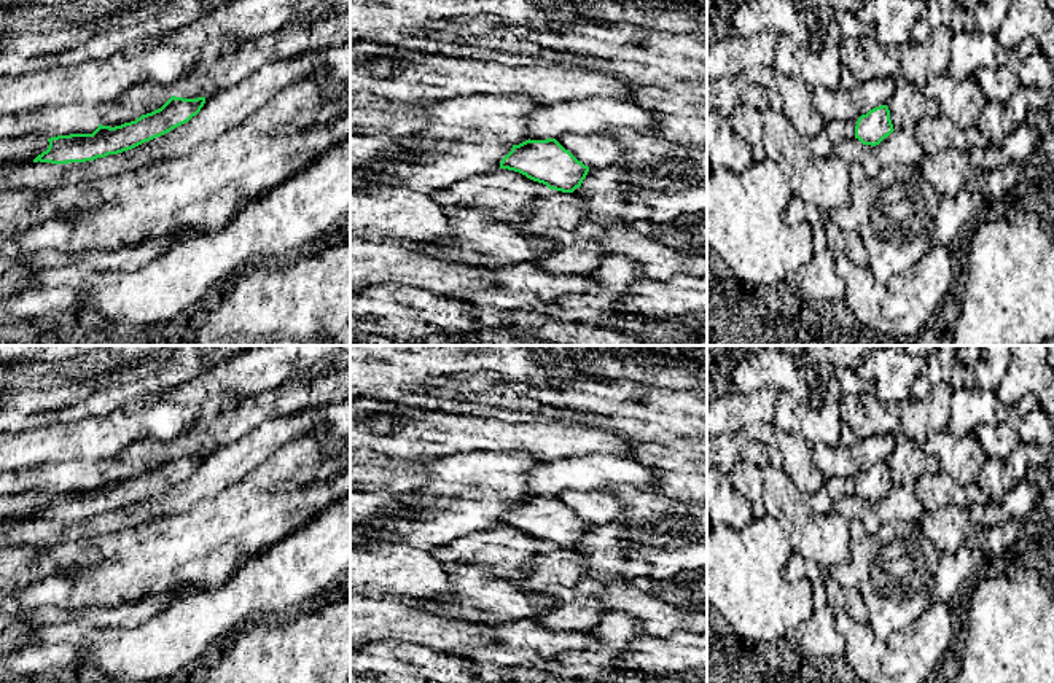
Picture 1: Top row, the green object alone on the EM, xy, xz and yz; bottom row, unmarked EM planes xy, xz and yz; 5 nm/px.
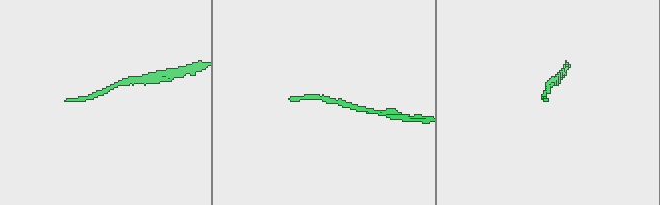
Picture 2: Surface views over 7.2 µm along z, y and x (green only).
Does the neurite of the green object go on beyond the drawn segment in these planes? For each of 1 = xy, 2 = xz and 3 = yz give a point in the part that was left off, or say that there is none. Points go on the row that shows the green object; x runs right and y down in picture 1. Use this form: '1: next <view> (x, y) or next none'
1: next none
2: next none
3: next none

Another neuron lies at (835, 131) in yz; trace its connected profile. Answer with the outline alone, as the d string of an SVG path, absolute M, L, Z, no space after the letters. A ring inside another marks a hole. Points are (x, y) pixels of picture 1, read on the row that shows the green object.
M825 121L823 131L806 143L814 156L820 159L831 158L836 142L855 137L855 126L857 121Z

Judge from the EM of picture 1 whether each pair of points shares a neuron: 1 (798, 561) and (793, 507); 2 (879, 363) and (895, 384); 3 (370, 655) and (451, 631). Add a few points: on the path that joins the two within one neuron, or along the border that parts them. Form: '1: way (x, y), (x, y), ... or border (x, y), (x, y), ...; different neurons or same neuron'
1: border (793, 551), (806, 561); different neurons
2: way (884, 368), (892, 379); same neuron
3: border (370, 643), (394, 640), (409, 645); different neurons

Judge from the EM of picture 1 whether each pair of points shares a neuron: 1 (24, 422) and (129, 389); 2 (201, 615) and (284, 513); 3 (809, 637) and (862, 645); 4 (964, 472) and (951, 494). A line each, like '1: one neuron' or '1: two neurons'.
1: one neuron
2: two neurons
3: two neurons
4: two neurons

